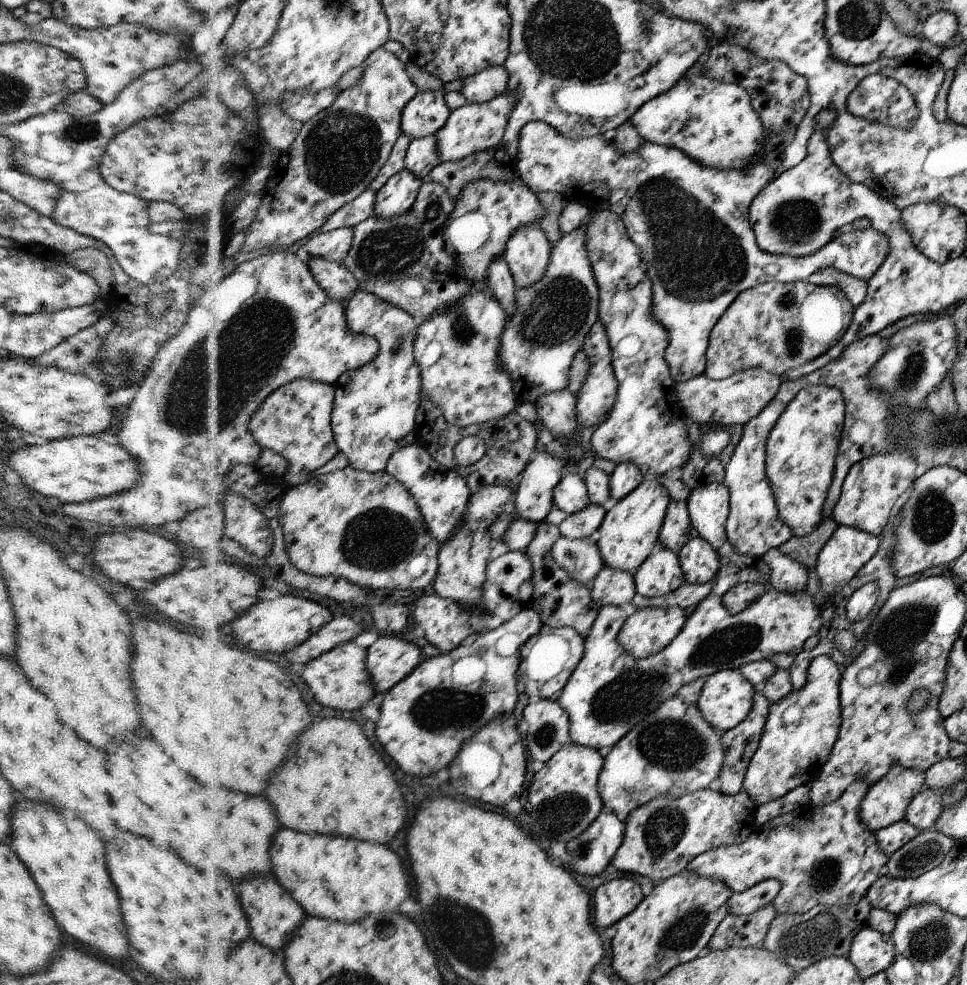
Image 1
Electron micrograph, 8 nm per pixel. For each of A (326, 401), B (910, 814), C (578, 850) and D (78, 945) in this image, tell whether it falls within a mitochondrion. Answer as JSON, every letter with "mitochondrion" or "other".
{"A":"other","B":"other","C":"mitochondrion","D":"other"}

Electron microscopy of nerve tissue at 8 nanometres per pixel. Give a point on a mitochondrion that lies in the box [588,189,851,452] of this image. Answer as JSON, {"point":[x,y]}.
{"point":[797,222]}

